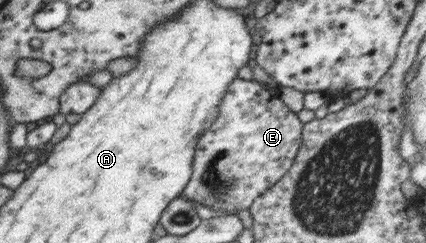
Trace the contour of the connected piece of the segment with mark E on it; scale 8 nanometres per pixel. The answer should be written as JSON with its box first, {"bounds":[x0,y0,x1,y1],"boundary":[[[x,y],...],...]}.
{"bounds":[183,77,303,214],"boundary":[[[236,77],[230,82],[218,106],[218,115],[212,125],[200,136],[196,145],[192,175],[185,187],[183,197],[205,205],[214,211],[236,214],[241,209],[249,209],[254,200],[264,192],[269,192],[293,166],[301,148],[303,123],[297,114],[280,99],[279,87],[268,87],[255,80]]]}

